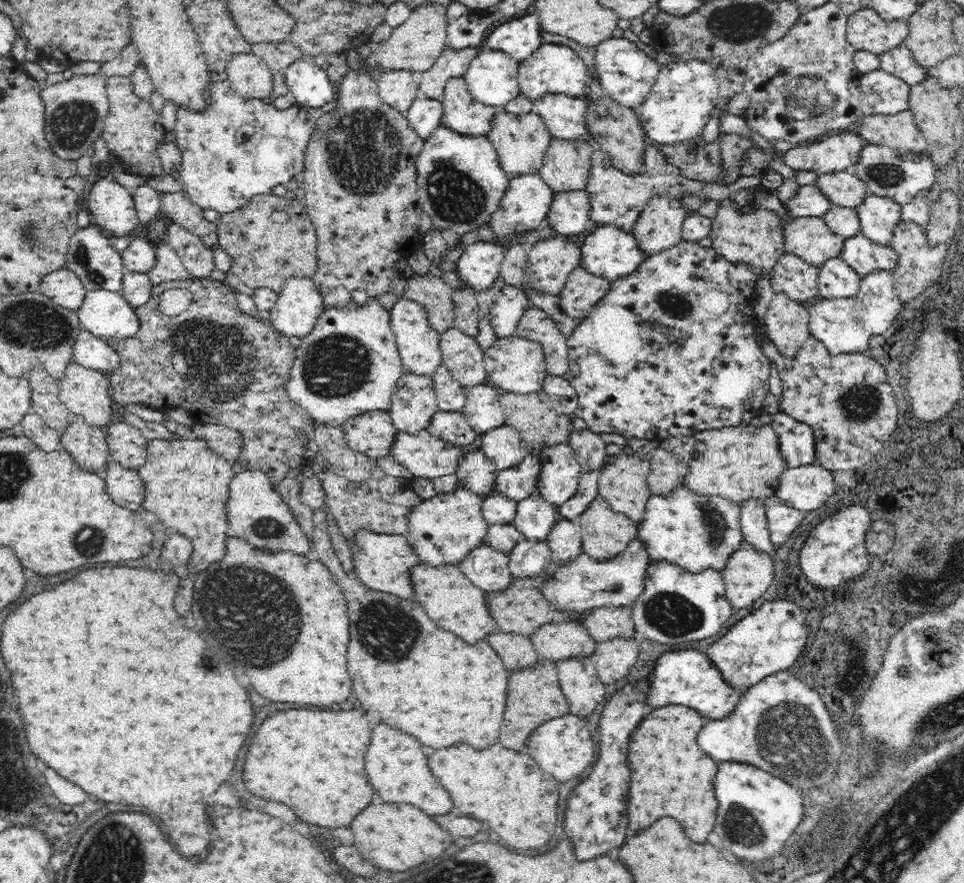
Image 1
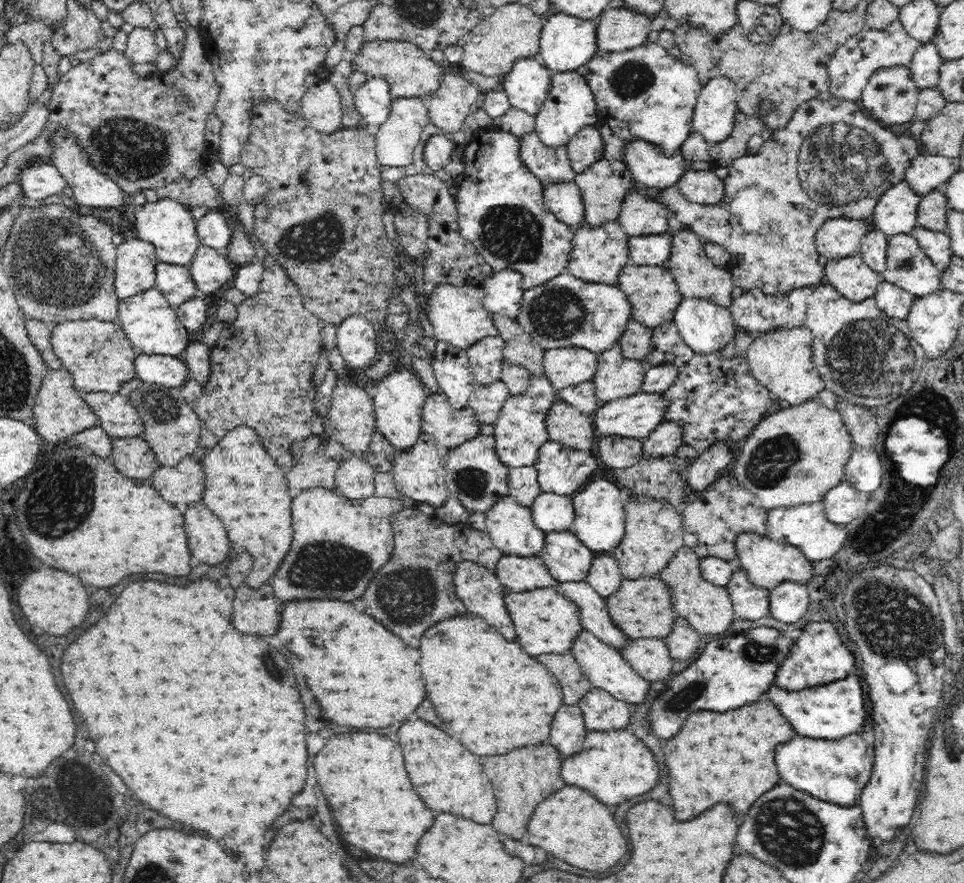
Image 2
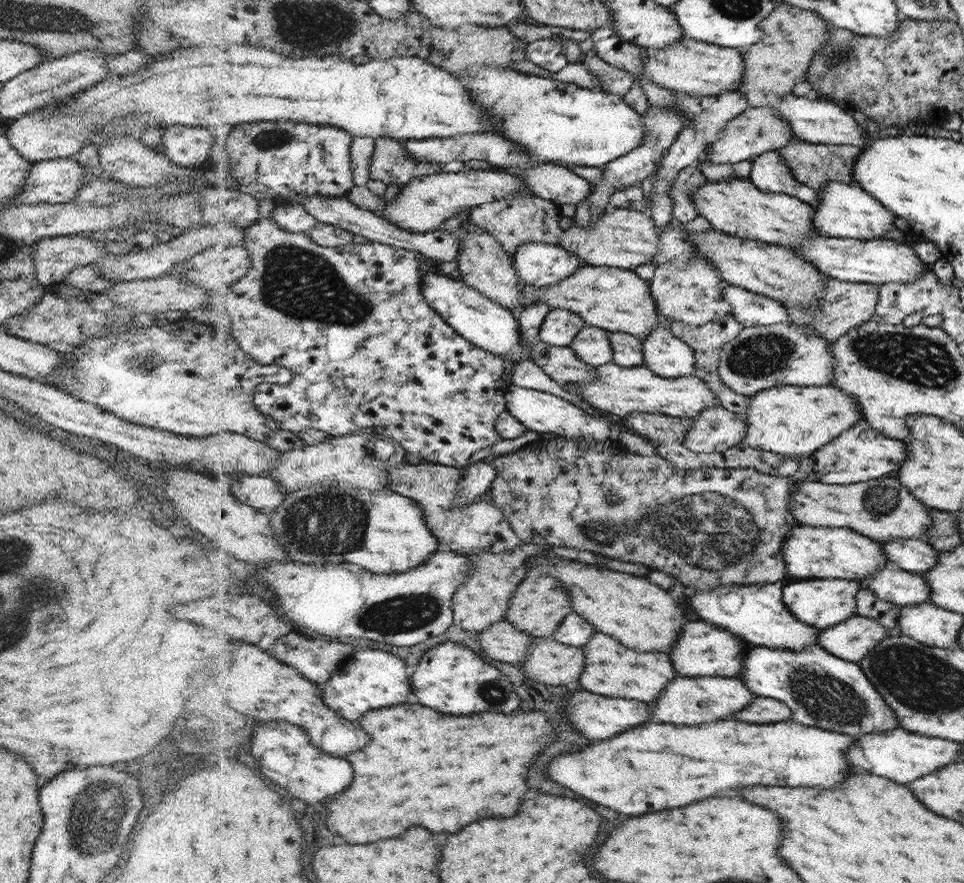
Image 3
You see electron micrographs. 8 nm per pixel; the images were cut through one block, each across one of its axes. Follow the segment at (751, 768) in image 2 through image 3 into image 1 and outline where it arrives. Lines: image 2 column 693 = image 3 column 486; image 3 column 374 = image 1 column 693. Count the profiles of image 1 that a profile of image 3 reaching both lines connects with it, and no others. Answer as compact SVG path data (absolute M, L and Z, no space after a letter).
M684 705L652 707L650 714L640 720L636 730L630 734L628 742L628 768L632 776L628 788L628 812L626 812L628 828L642 830L644 826L650 826L656 818L672 816L682 826L686 826L684 832L692 842L706 840L706 836L712 830L712 822L716 818L718 802L712 798L712 786L710 786L710 780L716 774L716 764L706 754L700 754L700 748L696 746L694 740L696 732L705 721L696 710Z

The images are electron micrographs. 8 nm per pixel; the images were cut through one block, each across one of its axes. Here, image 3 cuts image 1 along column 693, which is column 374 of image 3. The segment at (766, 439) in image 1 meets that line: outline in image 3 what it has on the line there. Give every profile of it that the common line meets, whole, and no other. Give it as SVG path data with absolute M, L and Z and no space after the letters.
M357 433L354 436L334 437L328 442L318 443L317 445L308 445L304 449L289 450L281 457L272 469L270 476L278 480L284 493L299 492L305 485L317 485L318 483L327 484L327 482L344 482L344 486L352 488L368 488L368 490L384 490L388 488L388 470L392 467L400 467L400 464L408 462L406 456L409 454L406 448L398 448L398 454L394 454L387 460L371 459L370 452L366 452L366 440L371 438L382 438L390 442L392 439L383 434Z

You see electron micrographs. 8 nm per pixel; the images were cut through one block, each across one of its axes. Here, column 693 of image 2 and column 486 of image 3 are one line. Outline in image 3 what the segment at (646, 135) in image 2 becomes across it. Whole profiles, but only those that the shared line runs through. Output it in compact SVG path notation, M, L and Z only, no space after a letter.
M482 67L480 69L466 69L464 73L459 76L464 87L467 87L471 94L476 96L476 99L483 104L484 110L488 110L488 118L492 118L494 122L494 133L500 134L502 138L518 144L524 148L526 154L542 160L544 163L551 163L552 165L566 166L598 166L608 164L610 161L614 161L624 155L632 152L632 149L636 149L638 145L643 144L644 133L647 132L647 127L644 126L643 115L636 112L628 103L622 99L622 97L614 94L610 94L606 91L593 91L586 87L578 87L575 83L561 82L558 79L542 78L542 76L533 76L528 73L521 73L518 70L512 69L500 69L498 67Z

